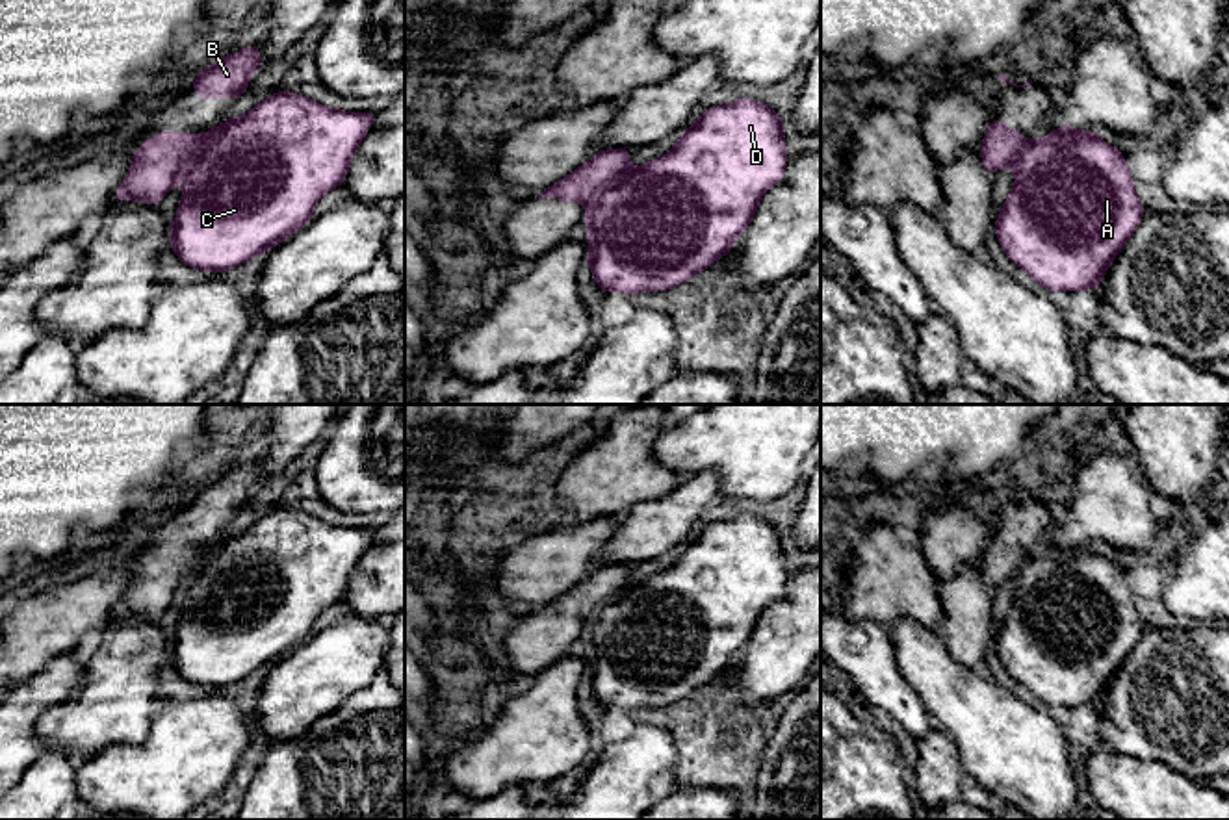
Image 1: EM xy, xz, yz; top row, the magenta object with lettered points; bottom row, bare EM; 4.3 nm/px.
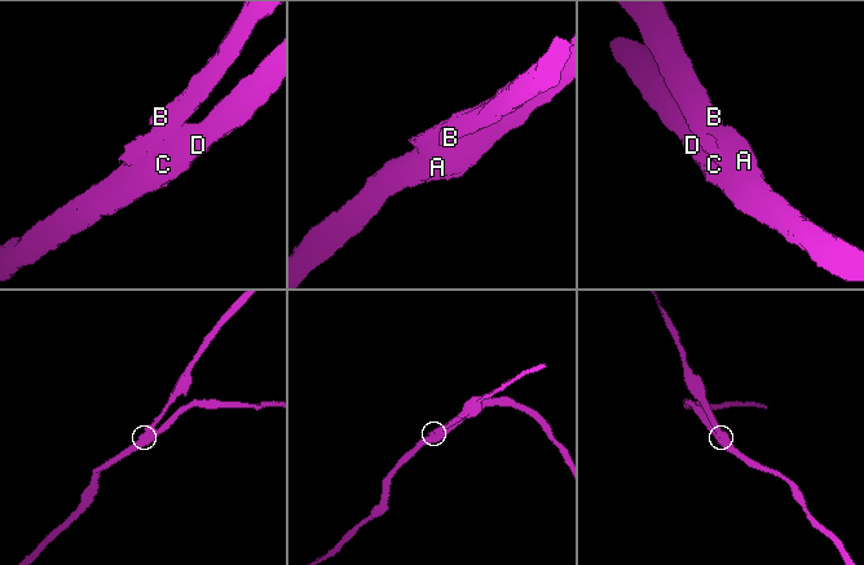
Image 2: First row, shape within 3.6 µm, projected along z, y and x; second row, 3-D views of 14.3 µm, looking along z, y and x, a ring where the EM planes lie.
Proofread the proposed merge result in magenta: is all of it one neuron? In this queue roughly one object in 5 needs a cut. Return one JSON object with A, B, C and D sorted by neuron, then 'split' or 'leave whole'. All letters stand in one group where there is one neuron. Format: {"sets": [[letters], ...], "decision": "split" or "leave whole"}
{"sets": [["A", "C", "D"], ["B"]], "decision": "split"}

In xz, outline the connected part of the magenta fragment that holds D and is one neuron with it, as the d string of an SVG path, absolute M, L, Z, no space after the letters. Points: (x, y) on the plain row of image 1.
M741 514L705 525L679 549L679 558L665 571L639 581L605 603L587 625L589 673L594 698L603 707L626 711L666 707L691 696L728 670L750 640L765 607L782 597L787 581L785 540L767 519Z

